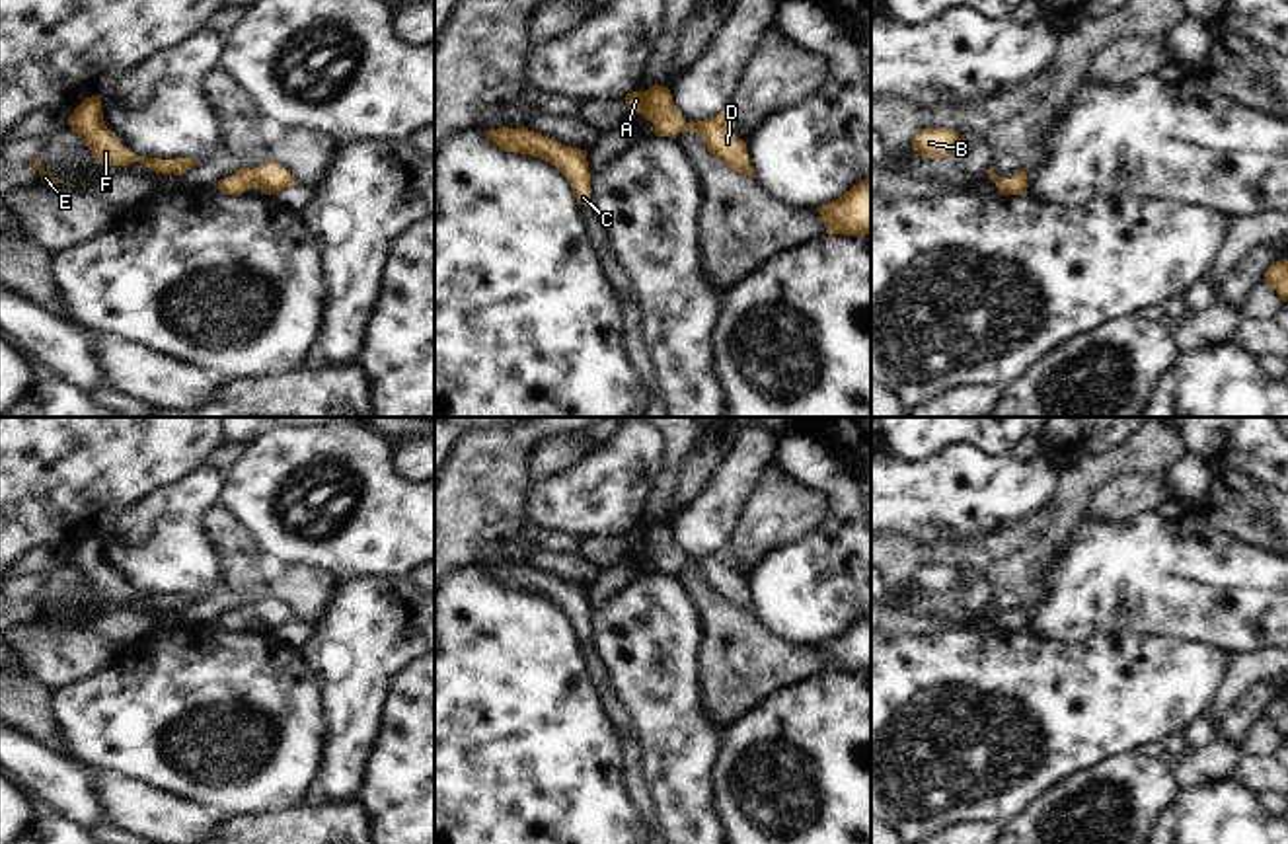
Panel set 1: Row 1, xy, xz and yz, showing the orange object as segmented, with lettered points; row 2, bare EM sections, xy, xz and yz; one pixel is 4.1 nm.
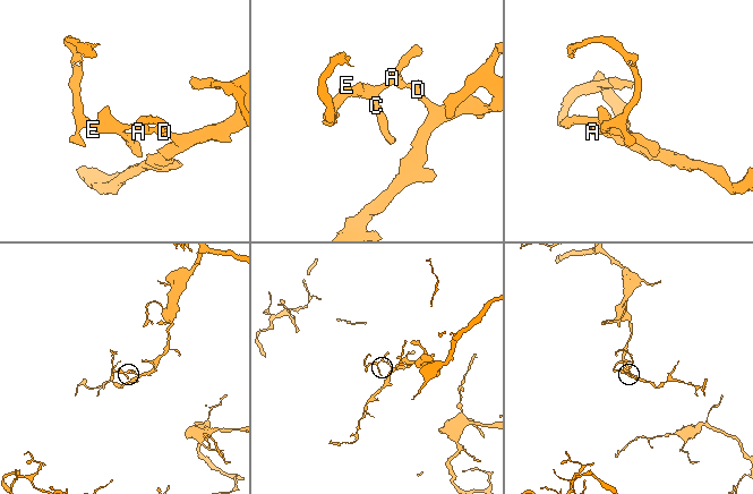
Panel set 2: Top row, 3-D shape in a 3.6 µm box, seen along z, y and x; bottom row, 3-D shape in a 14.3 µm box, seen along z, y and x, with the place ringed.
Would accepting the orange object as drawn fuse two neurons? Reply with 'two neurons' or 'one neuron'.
one neuron

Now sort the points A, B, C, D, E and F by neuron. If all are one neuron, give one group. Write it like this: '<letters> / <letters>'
A B C D E F

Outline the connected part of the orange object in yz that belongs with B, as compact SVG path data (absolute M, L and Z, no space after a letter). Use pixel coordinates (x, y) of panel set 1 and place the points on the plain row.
M922 565L912 583L928 595L945 595L961 585L959 569L953 565Z

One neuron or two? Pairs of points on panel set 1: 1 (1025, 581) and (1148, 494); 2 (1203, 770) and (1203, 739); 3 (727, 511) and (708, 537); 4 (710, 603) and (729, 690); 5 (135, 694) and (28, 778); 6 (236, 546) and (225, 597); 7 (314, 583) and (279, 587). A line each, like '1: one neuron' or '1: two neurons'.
1: two neurons
2: two neurons
3: one neuron
4: one neuron
5: two neurons
6: two neurons
7: one neuron

